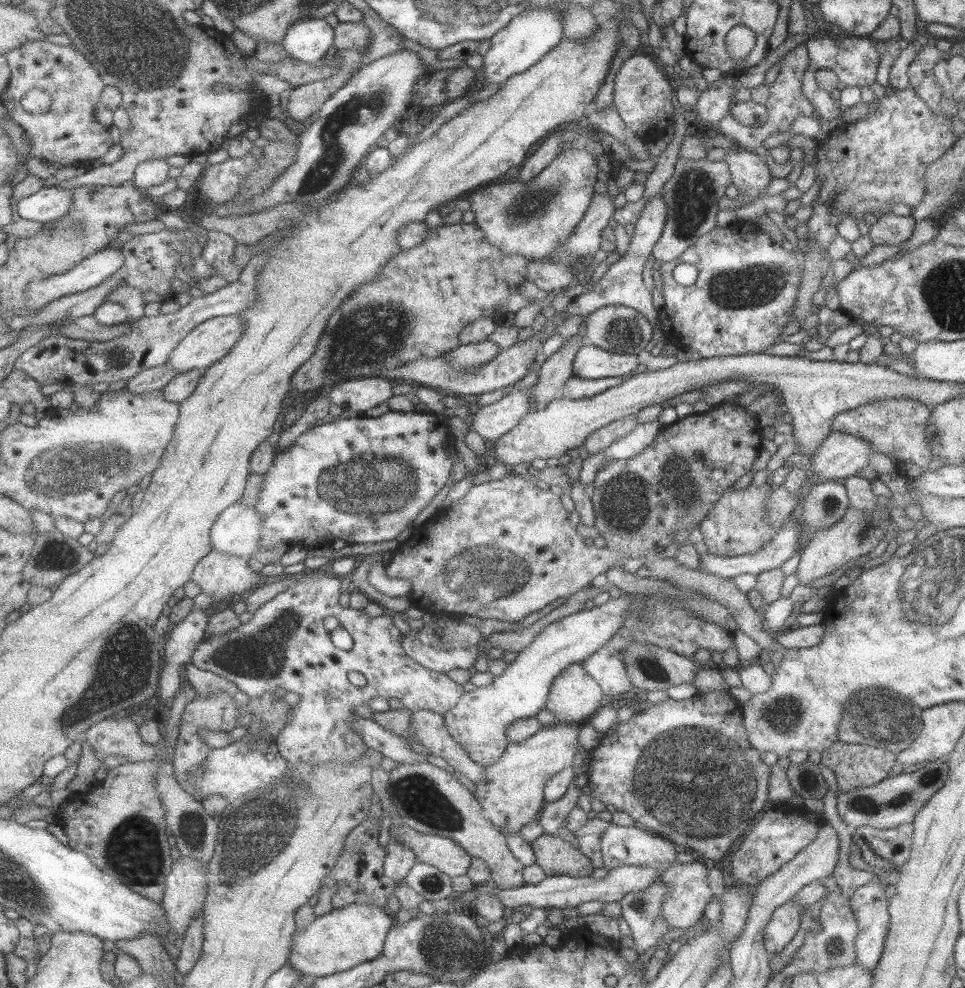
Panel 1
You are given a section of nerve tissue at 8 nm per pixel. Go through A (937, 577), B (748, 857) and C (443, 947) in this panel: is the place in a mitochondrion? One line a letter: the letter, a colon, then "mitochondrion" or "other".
A: mitochondrion
B: mitochondrion
C: mitochondrion

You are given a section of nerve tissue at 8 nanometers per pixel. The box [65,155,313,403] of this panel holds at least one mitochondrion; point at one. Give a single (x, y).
(117, 359)

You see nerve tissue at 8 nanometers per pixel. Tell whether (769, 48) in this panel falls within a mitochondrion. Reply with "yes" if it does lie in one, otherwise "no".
no

